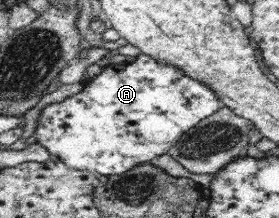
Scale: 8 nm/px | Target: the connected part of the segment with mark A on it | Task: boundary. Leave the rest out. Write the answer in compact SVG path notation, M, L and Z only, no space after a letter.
M144 53L136 55L133 62L103 67L93 79L82 82L82 86L79 93L61 103L43 107L34 136L51 157L60 159L67 167L96 172L98 175L121 175L136 165L165 155L189 128L224 106L209 86L189 77L177 66L158 62Z

